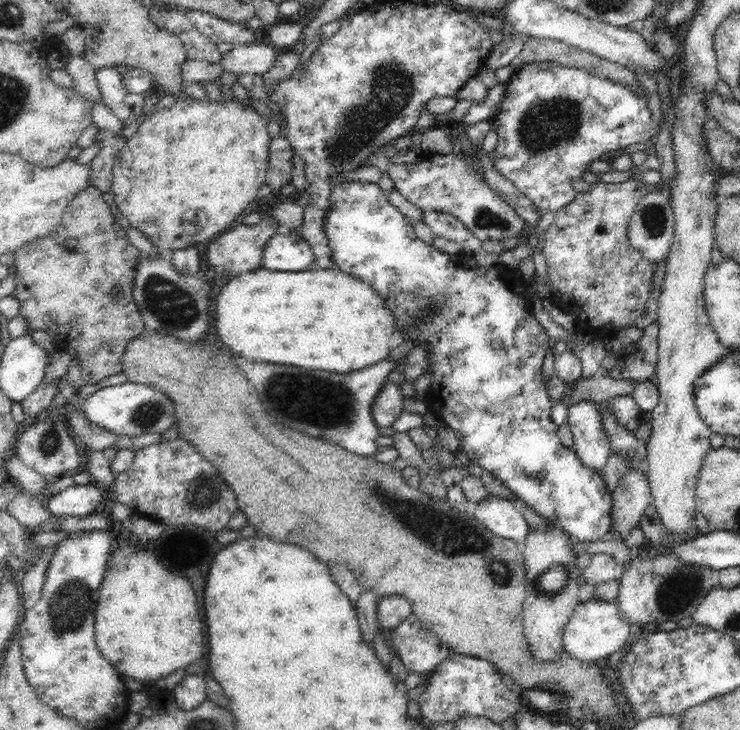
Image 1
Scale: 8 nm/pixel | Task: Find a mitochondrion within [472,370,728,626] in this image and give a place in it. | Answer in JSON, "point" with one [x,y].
{"point":[681,586]}

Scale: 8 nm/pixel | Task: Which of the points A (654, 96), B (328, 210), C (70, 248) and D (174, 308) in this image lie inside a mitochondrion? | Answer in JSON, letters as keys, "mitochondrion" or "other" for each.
{"A":"other","B":"other","C":"other","D":"mitochondrion"}

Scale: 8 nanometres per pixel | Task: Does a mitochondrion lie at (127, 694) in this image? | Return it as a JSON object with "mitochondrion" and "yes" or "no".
{"mitochondrion":"no"}

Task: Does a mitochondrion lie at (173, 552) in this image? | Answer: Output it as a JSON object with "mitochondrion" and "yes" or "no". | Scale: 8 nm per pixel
{"mitochondrion":"no"}

